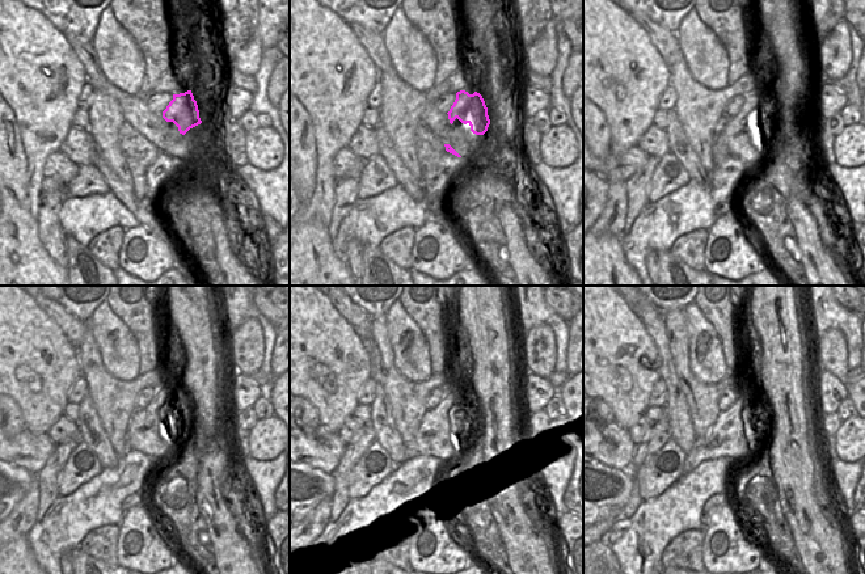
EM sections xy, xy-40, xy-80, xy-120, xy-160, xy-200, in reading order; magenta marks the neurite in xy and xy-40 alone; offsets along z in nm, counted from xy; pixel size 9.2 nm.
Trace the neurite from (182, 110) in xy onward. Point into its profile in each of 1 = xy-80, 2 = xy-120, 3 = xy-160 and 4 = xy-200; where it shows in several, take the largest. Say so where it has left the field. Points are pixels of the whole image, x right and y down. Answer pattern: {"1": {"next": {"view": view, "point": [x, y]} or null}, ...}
{"1": {"next": {"view": "xy-80", "point": [734, 129]}}, "2": {"next": {"view": "xy-120", "point": [144, 433]}}, "3": {"next": {"view": "xy-160", "point": [435, 437]}}, "4": {"next": {"view": "xy-200", "point": [728, 438]}}}

